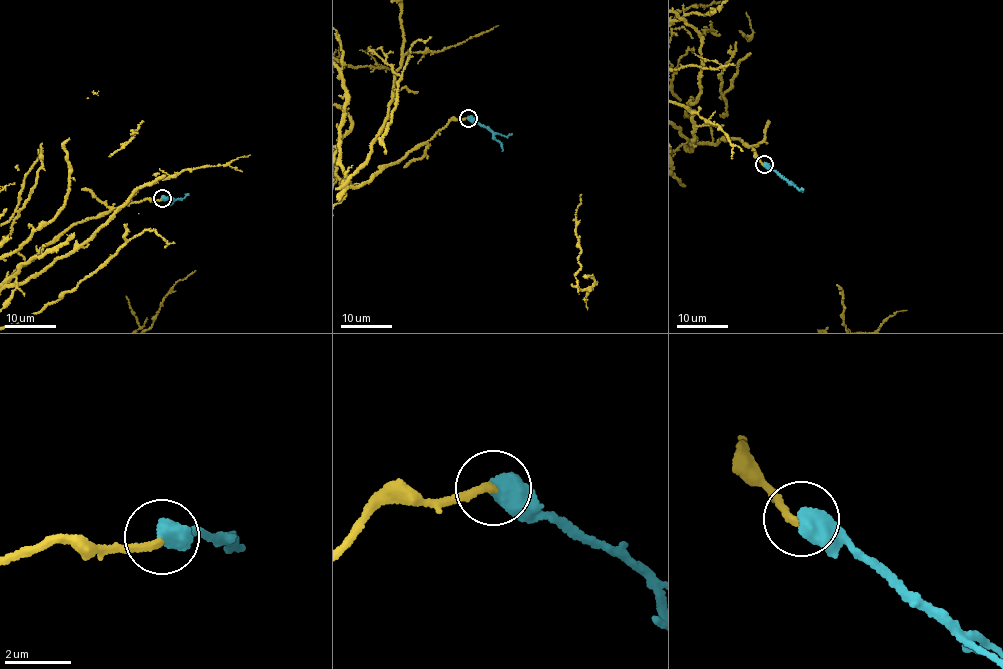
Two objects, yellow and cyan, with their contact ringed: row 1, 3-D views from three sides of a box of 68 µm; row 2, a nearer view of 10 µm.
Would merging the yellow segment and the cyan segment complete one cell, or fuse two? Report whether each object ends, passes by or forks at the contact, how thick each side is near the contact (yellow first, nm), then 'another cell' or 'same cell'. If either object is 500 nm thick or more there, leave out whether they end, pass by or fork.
calibres 240 and 650 nm; same cell

